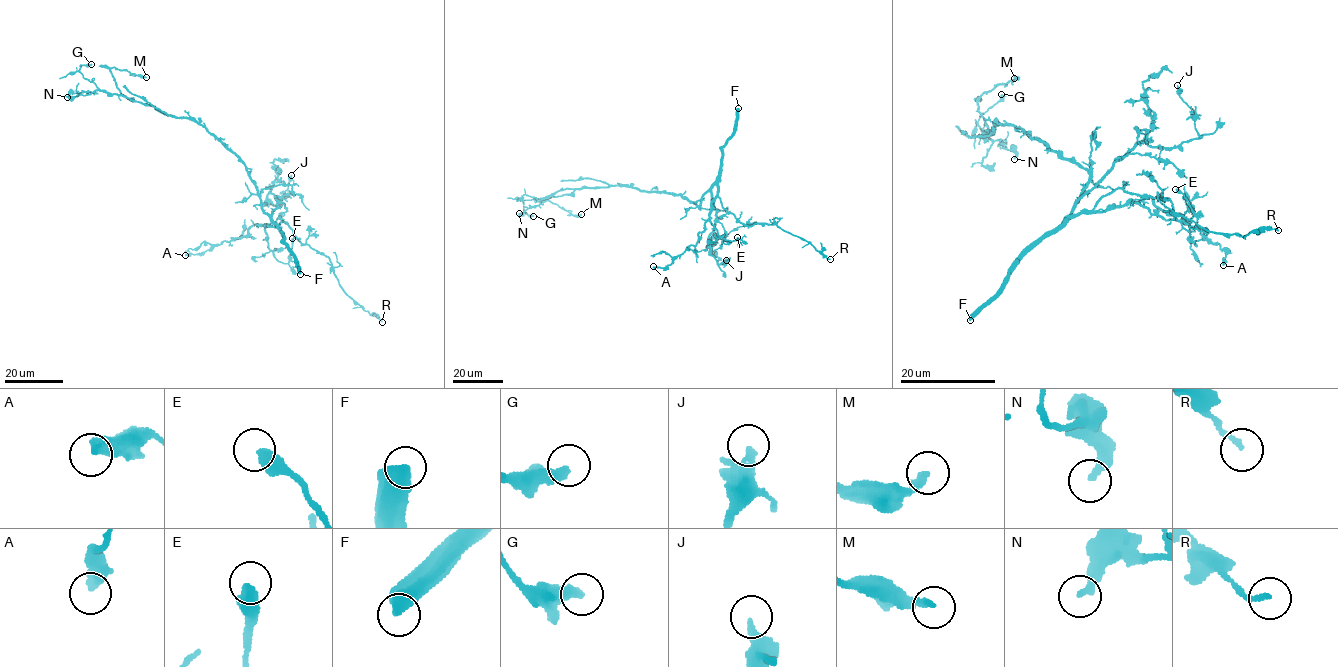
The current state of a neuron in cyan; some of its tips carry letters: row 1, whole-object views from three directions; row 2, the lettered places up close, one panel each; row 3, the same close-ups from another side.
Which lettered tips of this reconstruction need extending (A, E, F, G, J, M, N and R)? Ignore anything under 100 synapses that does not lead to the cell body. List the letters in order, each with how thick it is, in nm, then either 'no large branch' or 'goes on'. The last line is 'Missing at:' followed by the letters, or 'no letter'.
A: 440 nm thick; no large branch
E: 440 nm thick; no large branch
F: 550 nm thick; goes on
G: 380 nm thick; no large branch
J: 260 nm thick; no large branch
M: 240 nm thick; no large branch
N: 240 nm thick; no large branch
R: 160 nm thick; no large branch
Missing at: F

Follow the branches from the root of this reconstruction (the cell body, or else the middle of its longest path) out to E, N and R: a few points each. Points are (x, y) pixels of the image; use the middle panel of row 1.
E: (691, 202), (698, 206), (709, 188), (716, 186), (710, 223), (727, 240), (738, 242), (737, 237)
N: (691, 202), (672, 193), (610, 185), (558, 190), (543, 197), (538, 205), (519, 213)
R: (691, 202), (698, 206), (715, 185), (723, 207), (739, 221), (750, 226), (774, 223), (830, 259)

